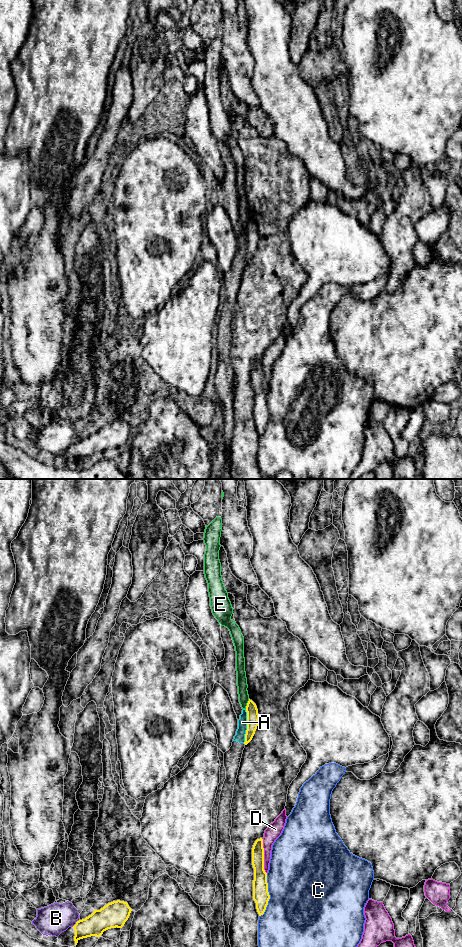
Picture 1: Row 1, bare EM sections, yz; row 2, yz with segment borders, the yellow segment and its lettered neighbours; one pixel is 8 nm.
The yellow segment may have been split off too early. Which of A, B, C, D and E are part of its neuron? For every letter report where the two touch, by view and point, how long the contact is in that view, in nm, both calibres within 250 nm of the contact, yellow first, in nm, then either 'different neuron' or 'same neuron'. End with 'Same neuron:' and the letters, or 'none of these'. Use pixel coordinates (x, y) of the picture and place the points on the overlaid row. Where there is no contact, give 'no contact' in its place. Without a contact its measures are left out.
A: meets yellow in yz at (247, 726); contact 280 nm long; 100 nm thick on the yellow side, 80 nm on the other; different neuron
B: meets yellow in yz at (76, 923); contact 70 nm long; 180 nm thick on the yellow side, 240 nm on the other; different neuron
C: meets yellow in yz at (269, 895); contact 360 nm long; 130 nm thick on the yellow side, 500 nm on the other; different neuron
D: meets yellow in yz at (263, 856); contact 280 nm long; 130 nm thick on the yellow side, 120 nm on the other; different neuron
E: meets yellow in yz at (247, 704); contact 90 nm long; 100 nm thick on the yellow side, 80 nm on the other; different neuron
Same neuron: none of these

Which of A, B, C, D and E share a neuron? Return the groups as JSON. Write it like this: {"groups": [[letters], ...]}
{"groups": [["A", "E"], ["B"], ["C"], ["D"]]}

